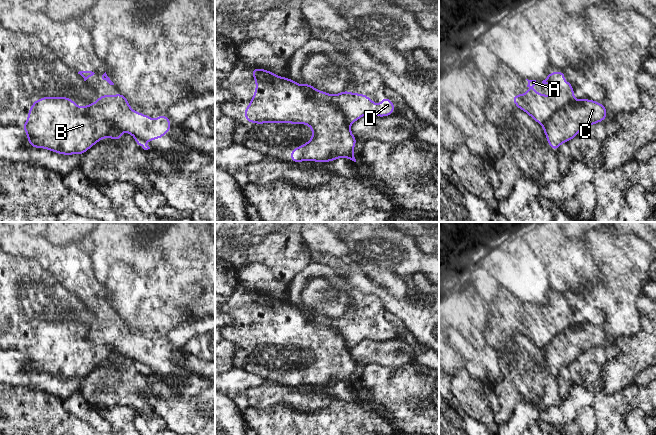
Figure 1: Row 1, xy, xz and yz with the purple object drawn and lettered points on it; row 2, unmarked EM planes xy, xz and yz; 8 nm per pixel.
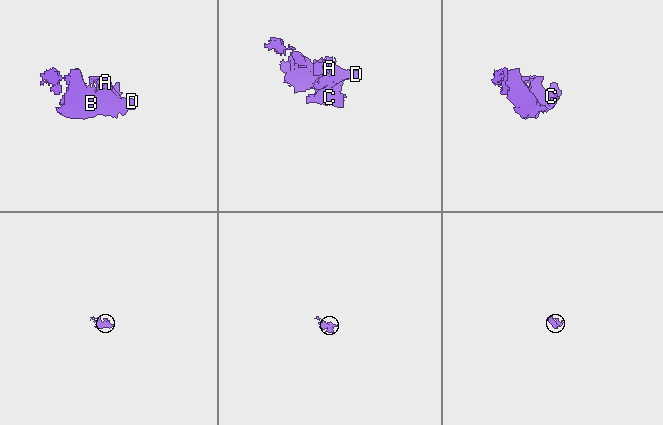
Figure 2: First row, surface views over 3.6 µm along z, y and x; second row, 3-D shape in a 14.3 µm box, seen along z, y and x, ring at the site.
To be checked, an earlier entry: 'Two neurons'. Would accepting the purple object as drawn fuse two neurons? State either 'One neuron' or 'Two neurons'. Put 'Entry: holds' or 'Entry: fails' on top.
Entry: holds
Two neurons

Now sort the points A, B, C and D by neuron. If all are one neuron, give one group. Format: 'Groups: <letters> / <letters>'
Groups: A D / B C

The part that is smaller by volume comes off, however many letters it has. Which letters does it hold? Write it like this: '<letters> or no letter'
A, D

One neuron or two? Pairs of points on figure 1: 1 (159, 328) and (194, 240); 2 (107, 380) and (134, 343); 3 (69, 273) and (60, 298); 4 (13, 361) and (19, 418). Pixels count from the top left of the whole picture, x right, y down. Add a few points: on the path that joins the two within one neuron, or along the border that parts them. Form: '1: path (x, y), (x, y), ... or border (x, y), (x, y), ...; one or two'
1: path (160, 306), (194, 272), (194, 262); one
2: border (121, 354), (135, 361); two
3: border (47, 271), (76, 296); two
4: border (10, 385), (25, 385), (39, 390); two

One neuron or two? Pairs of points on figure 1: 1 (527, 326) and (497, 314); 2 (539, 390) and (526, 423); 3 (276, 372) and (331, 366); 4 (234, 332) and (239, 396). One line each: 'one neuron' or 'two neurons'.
1: one neuron
2: two neurons
3: one neuron
4: two neurons

